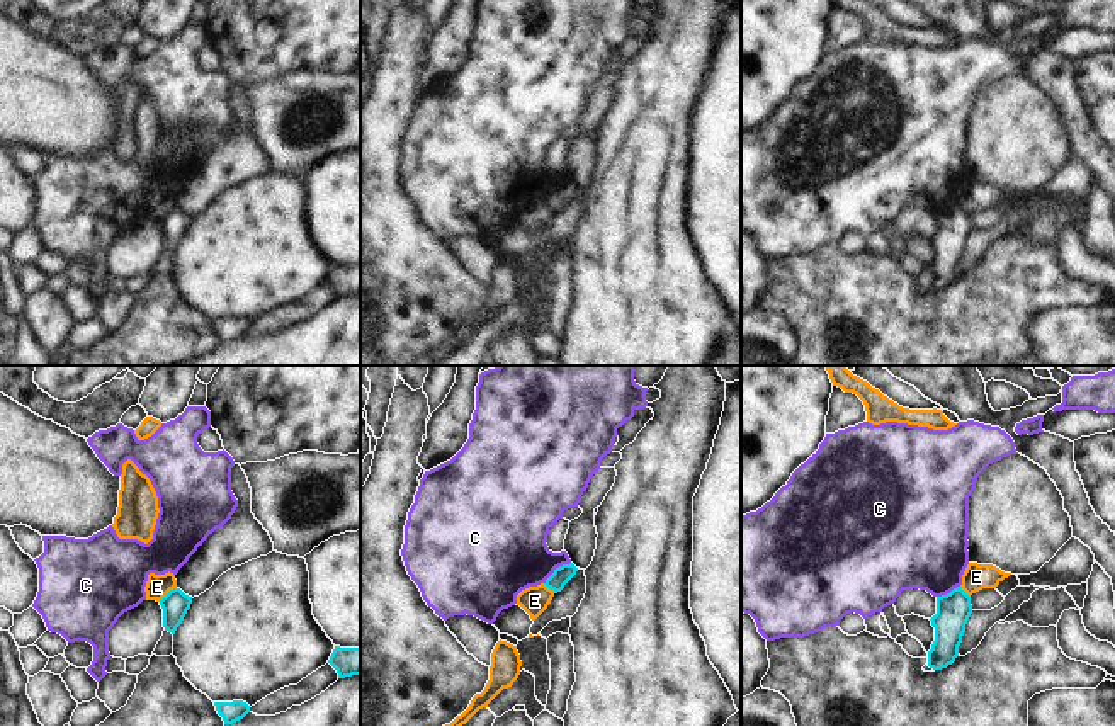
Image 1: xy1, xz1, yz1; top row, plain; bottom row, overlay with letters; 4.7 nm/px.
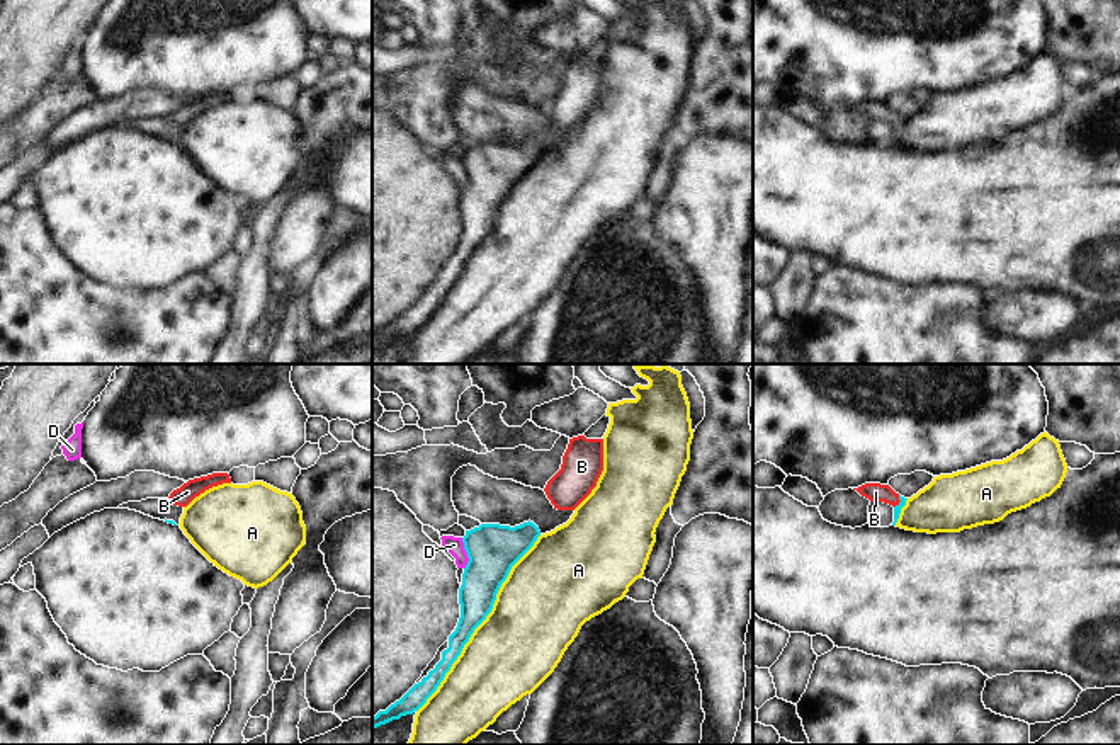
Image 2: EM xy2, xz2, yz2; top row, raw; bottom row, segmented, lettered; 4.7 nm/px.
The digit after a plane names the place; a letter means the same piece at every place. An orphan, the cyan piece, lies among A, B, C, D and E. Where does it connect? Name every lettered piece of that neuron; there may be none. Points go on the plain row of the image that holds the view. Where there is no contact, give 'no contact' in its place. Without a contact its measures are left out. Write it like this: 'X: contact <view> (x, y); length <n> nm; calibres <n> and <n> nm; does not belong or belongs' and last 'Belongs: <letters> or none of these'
A: contact xz2 (481, 240); length 1000 nm; calibres 190 and 400 nm; does not belong
B: contact yz2 (899, 121); length 70 nm; calibres 30 and 90 nm; belongs
C: contact xz1 (554, 189); length 170 nm; calibres 90 and 400 nm; does not belong
D: contact xz2 (466, 170); length 150 nm; calibres 240 and 80 nm; does not belong
E: contact xy1 (169, 211); length 120 nm; calibres 130 and 110 nm; does not belong
Belongs: B

